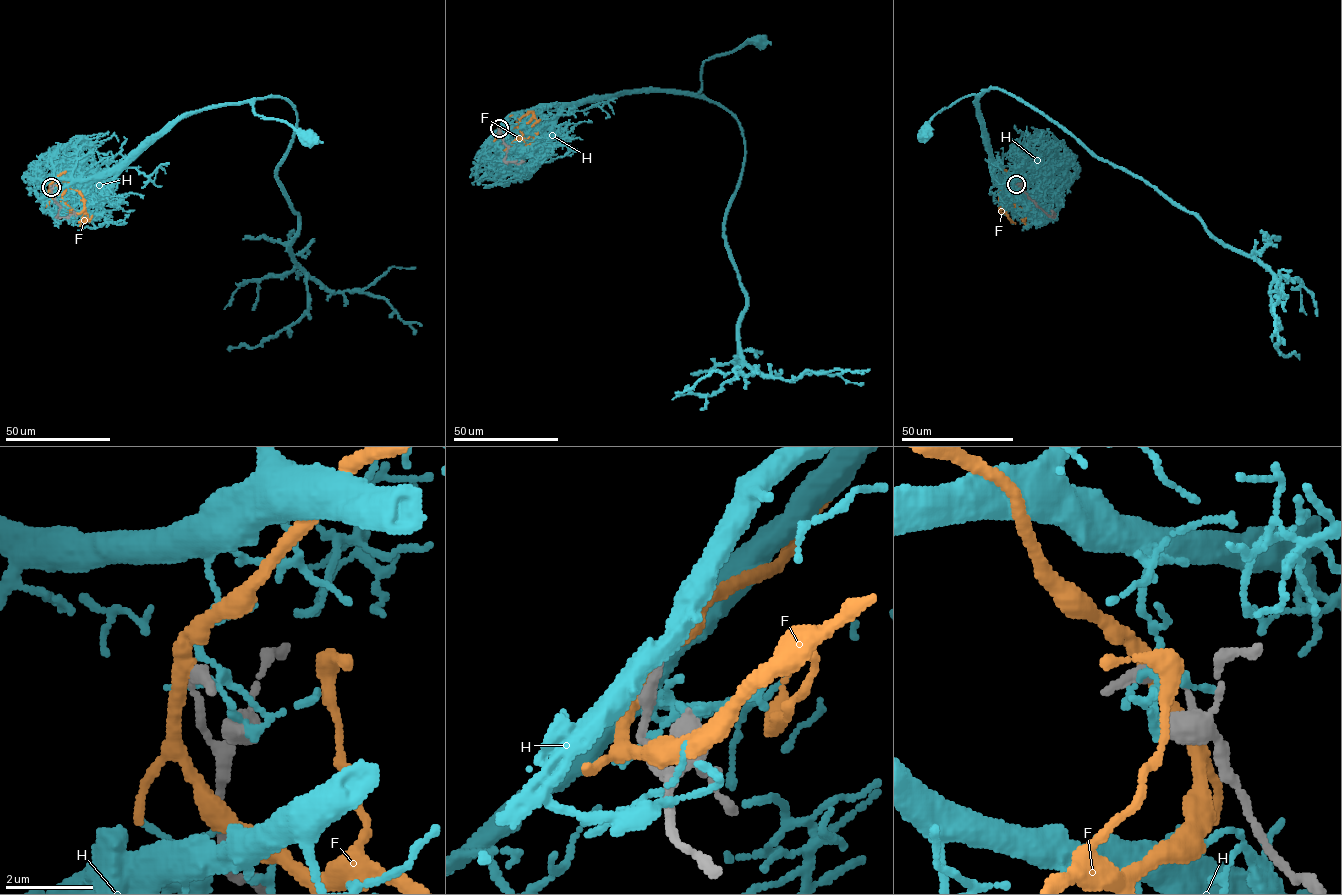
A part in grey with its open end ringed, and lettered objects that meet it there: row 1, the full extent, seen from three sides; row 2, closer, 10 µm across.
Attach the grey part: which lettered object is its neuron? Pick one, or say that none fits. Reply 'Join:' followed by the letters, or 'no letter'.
Join: no letter

